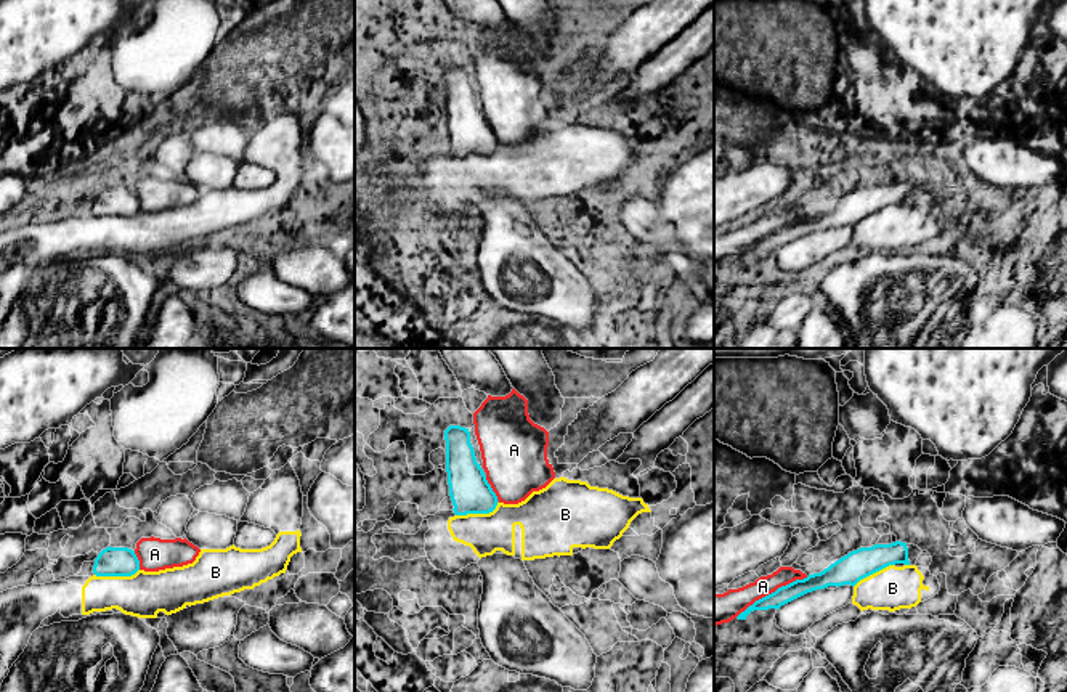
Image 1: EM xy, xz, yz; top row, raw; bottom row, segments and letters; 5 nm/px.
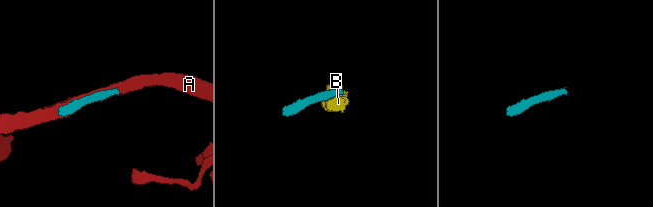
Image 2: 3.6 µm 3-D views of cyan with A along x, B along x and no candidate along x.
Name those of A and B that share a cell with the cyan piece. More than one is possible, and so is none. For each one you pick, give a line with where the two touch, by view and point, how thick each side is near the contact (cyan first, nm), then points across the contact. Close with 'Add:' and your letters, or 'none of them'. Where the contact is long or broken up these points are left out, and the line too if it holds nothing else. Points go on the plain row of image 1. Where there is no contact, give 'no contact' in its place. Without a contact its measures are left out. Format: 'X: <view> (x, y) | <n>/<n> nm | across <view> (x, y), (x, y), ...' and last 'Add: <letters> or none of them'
Add: none of them

